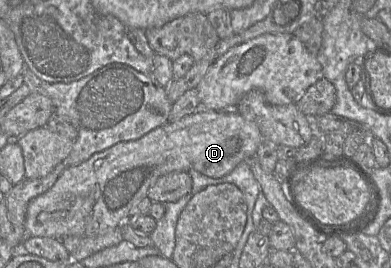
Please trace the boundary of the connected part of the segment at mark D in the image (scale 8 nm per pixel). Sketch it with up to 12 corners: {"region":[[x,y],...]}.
{"region":[[197,110],[66,168],[27,236],[122,226],[157,179],[222,178],[265,141]]}

